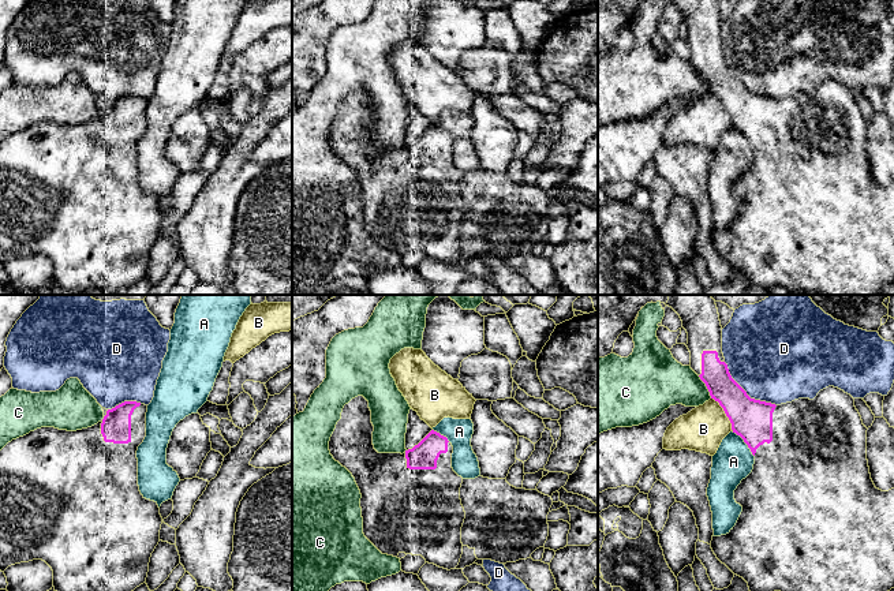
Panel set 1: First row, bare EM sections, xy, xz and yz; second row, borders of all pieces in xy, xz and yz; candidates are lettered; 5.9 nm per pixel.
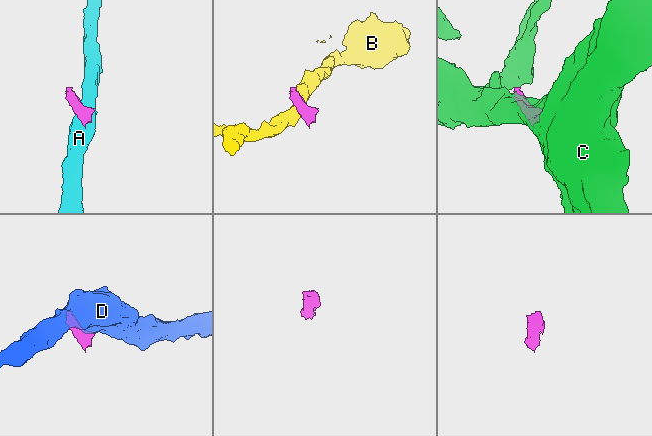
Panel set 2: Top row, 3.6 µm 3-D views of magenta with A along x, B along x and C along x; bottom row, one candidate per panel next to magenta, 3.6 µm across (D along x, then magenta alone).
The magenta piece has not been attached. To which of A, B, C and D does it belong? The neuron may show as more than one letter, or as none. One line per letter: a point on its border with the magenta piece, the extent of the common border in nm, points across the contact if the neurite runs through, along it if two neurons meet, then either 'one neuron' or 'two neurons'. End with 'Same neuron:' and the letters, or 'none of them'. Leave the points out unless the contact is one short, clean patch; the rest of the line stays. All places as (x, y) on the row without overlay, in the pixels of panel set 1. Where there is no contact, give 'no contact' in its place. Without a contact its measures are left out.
A: yz (744, 135) | 200 nm | along yz (732, 126), (743, 134), (754, 150) | two neurons
B: yz (725, 107) | 240 nm | along yz (711, 92), (722, 103), (733, 124) | two neurons
C: yz (706, 79) | 160 nm | two neurons
D: yz (745, 86) | 400 nm | along yz (724, 56), (730, 71), (751, 92), (770, 96), (775, 100) | two neurons
Same neuron: none of them

